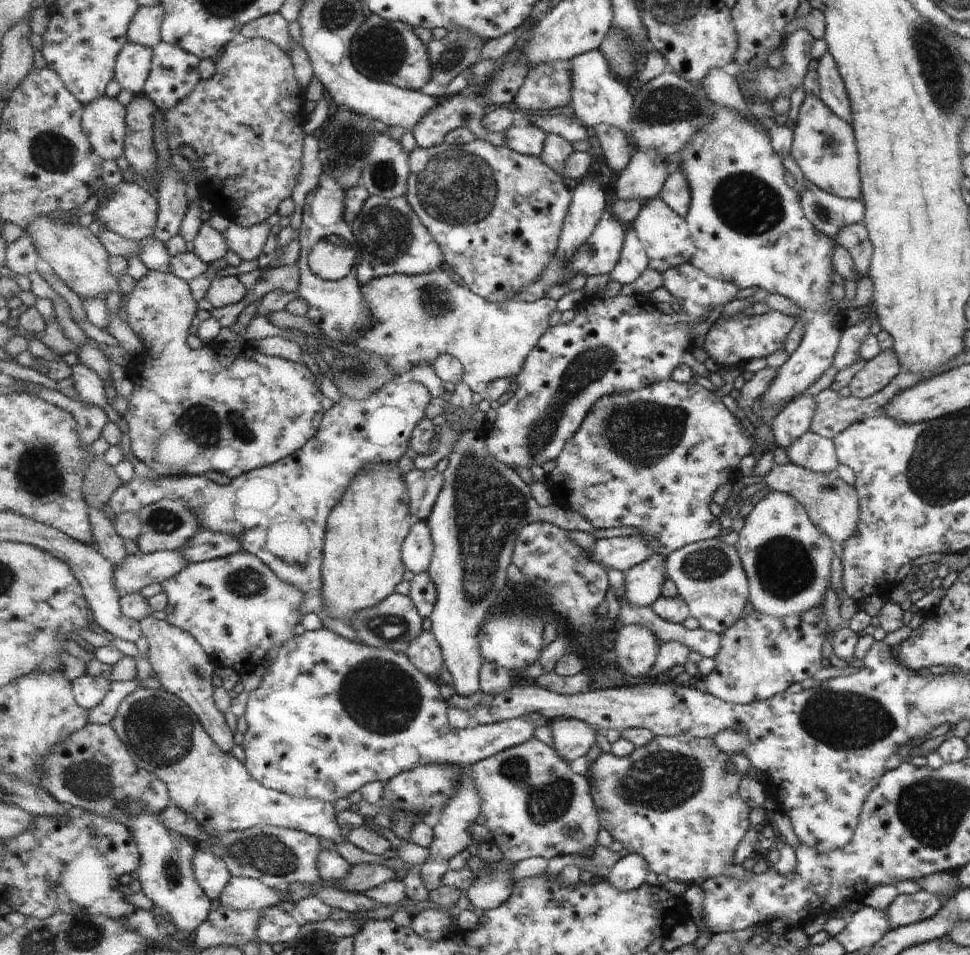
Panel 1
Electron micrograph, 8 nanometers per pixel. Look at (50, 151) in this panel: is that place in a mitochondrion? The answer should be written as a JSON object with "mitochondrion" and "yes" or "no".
{"mitochondrion":"yes"}

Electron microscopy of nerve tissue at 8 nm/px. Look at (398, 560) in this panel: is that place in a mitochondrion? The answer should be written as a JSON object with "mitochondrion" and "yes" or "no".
{"mitochondrion":"no"}

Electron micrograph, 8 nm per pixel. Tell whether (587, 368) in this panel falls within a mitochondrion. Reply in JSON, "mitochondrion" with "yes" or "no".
{"mitochondrion":"yes"}

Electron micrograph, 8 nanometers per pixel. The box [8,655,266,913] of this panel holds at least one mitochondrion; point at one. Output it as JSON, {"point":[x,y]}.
{"point":[163,732]}

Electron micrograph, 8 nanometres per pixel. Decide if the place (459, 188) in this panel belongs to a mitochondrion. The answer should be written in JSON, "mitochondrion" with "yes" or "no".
{"mitochondrion":"yes"}

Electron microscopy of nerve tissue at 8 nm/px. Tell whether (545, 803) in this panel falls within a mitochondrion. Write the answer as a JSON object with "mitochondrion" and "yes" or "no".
{"mitochondrion":"yes"}

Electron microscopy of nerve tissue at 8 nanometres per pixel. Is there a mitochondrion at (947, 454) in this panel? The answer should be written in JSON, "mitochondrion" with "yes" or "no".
{"mitochondrion":"yes"}

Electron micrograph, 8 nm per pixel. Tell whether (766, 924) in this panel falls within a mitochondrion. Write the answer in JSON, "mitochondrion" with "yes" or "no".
{"mitochondrion":"no"}

